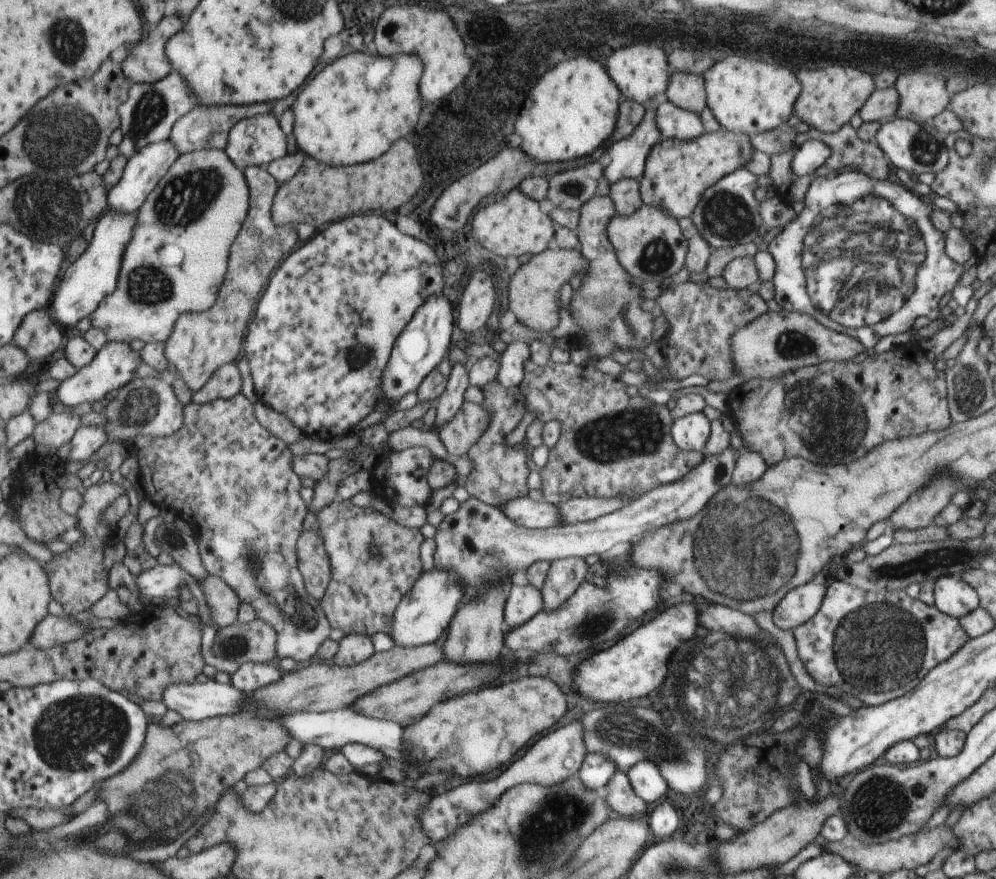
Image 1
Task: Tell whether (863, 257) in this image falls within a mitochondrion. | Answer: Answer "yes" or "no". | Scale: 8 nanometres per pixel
yes

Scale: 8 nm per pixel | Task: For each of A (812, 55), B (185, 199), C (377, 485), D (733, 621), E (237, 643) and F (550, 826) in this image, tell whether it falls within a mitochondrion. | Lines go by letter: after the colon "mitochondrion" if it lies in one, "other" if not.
A: other
B: mitochondrion
C: other
D: mitochondrion
E: mitochondrion
F: mitochondrion

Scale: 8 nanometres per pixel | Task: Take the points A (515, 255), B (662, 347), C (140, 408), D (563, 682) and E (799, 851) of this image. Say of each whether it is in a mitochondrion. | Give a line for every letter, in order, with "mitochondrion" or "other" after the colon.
A: other
B: other
C: mitochondrion
D: other
E: other

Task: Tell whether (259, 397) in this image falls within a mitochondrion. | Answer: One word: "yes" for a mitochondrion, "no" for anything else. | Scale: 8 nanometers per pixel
no

